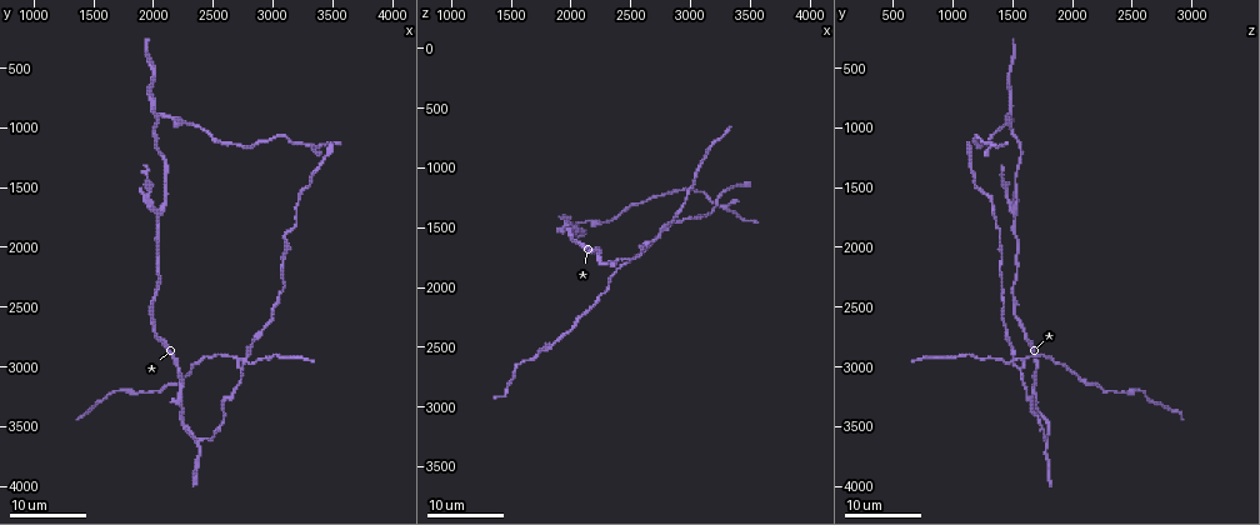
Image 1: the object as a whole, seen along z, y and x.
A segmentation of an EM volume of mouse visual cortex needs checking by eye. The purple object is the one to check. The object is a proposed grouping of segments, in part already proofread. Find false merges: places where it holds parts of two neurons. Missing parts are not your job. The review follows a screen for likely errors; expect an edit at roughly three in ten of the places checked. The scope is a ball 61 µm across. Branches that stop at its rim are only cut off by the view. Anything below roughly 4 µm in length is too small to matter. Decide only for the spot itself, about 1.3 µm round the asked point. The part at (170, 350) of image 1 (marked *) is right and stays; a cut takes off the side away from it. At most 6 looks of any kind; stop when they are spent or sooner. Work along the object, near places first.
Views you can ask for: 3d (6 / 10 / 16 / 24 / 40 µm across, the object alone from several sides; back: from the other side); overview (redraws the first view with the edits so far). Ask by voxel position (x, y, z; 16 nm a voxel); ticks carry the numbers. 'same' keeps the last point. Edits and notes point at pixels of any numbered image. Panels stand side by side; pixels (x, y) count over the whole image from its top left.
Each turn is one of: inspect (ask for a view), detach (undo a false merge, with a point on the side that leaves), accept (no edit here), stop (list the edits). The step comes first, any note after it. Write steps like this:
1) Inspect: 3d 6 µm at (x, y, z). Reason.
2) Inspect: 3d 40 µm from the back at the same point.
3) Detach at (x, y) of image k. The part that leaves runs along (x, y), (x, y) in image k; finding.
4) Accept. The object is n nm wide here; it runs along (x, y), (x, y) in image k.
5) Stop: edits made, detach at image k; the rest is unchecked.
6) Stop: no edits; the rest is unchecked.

Inspect: 3d 24 µm at (2380, 3620, 1780).

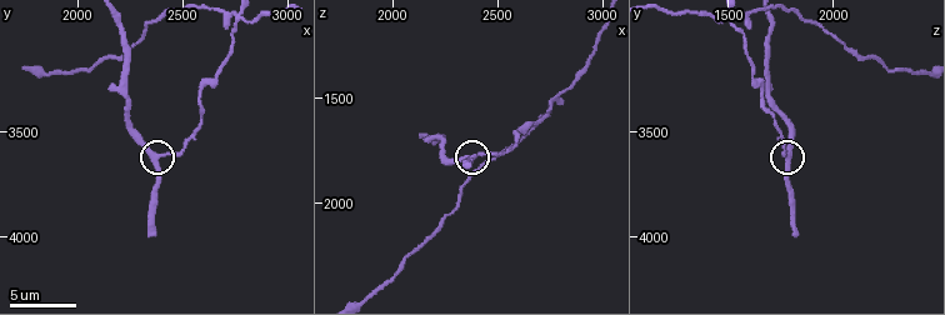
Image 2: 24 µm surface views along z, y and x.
Inspect: 3d 6 µm at (2380, 3630, 1790).

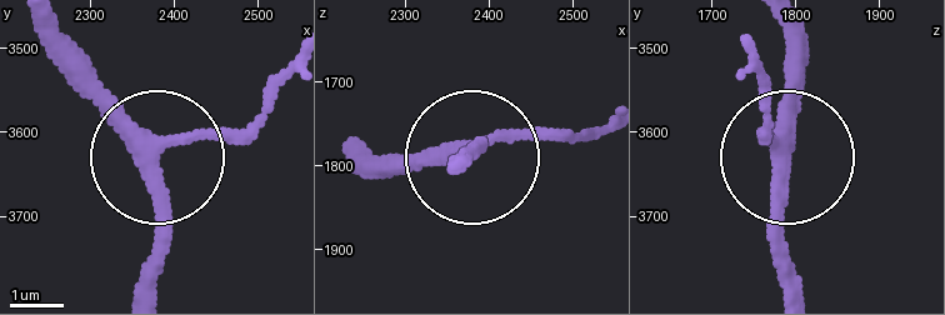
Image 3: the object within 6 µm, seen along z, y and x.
Accept. The side arm is 6 µm long; it runs along (370, 151), (474, 156) in image 3; one neuron here.

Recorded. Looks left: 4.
Inspect: 3d 24 µm at (2780, 2960, 1520). Four or more arms meet.

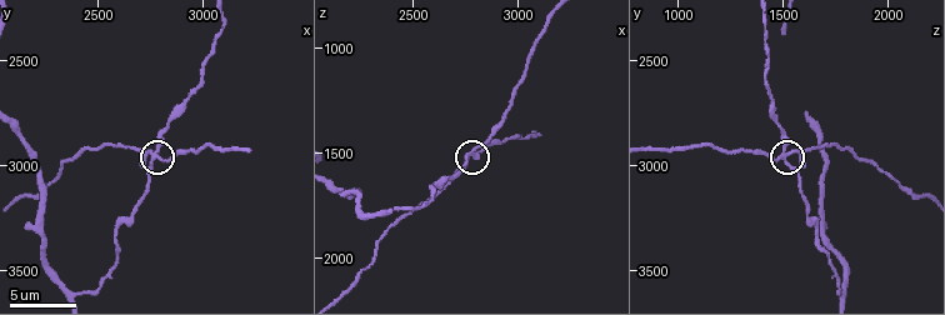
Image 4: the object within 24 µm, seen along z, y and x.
Inspect: 3d 10 µm at (2780, 2950, 1490).

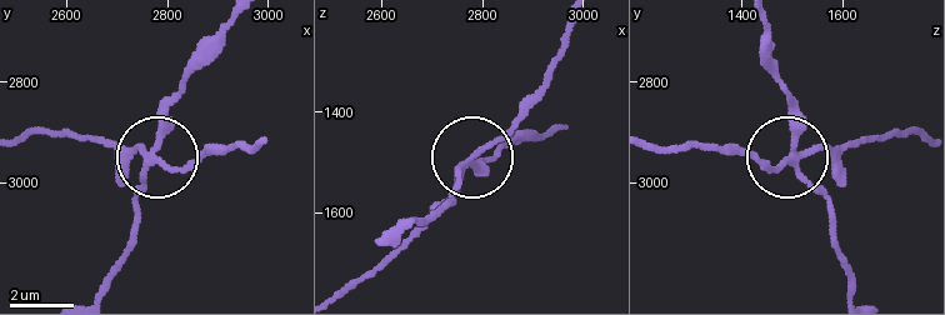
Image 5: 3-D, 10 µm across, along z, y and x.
Detach at (124, 149) of image 5. The side arm is 18 µm long; the part that leaves runs along (150, 155), (21, 134) in image 5; a second neuron is stuck on.

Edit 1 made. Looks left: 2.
Stop: edits made, detach at image 5; the rest is unchecked.

